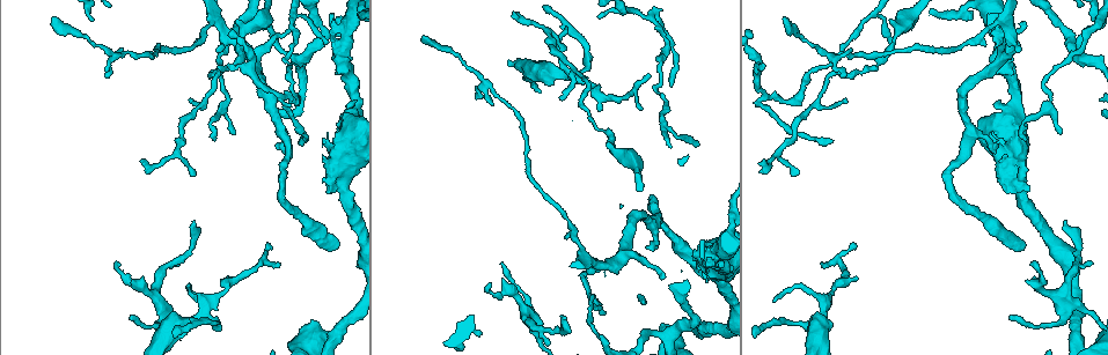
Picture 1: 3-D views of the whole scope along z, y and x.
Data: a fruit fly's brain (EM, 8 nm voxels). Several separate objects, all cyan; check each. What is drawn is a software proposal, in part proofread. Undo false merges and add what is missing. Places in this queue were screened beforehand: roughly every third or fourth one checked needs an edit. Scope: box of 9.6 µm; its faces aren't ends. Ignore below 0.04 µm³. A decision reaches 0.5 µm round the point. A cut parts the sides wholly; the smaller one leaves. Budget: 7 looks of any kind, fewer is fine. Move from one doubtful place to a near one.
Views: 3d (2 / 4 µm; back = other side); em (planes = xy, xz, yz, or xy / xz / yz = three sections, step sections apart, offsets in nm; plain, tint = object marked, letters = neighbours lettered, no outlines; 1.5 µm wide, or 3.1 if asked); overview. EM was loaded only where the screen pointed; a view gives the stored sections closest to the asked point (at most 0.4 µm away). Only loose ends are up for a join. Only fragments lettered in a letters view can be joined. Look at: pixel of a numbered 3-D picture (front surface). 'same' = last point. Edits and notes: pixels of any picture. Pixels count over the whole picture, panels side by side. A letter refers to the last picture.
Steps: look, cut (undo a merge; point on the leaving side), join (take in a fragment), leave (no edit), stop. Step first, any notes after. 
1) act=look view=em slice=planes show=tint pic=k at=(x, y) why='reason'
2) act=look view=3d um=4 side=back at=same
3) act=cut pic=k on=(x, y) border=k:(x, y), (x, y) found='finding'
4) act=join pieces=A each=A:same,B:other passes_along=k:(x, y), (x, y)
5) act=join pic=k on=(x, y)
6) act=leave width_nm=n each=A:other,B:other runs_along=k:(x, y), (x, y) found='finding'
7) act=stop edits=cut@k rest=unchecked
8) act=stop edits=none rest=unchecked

act=look view=3d um=4 pic=1 at=(1026, 139) why='thin end'

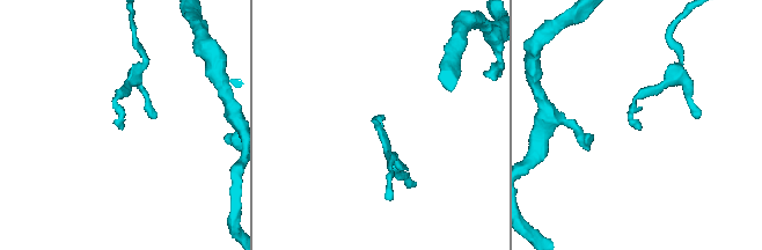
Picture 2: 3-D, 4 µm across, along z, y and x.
act=look view=em slice=planes show=letters pic=2 at=(123, 125) why='now the EM'

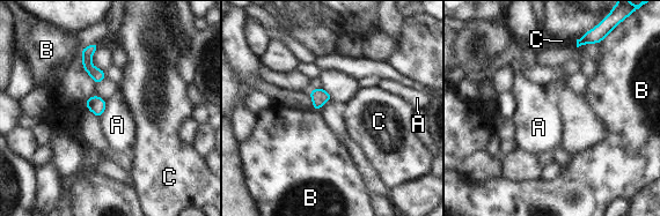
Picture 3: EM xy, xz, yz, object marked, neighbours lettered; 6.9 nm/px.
act=leave each=A:other,B:other,C:other border=3:(107, 103), (105, 110), (98, 117) found='none of them fits'

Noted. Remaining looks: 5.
act=look view=em slice=xz step=4 show=letters pic=1 at=(1065, 223) why='free end'

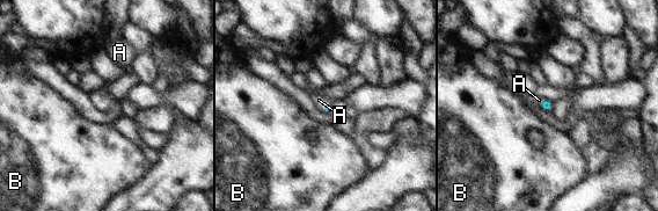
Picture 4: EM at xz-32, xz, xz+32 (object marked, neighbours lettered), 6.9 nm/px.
act=look view=em slice=xy step=4 show=letters at=same why='cut it another way'

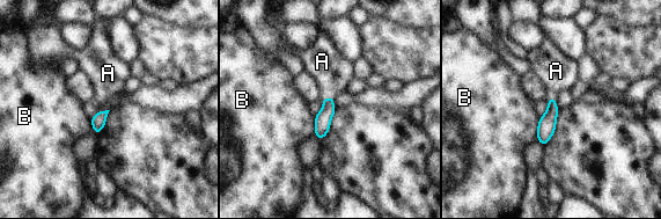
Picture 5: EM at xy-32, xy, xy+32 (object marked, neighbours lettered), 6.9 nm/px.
act=join pic=5 on=(322, 61) longest_contact=B:150nm each=A:same,B:other passes_along=5:(323, 118), (329, 96), (322, 61) found='the neuron continues'

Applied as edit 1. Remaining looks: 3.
act=look view=3d um=2 side=back pic=1 at=(217, 52)

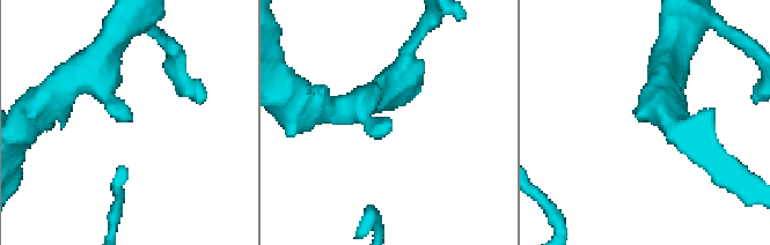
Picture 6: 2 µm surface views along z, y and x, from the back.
act=look view=em slice=planes show=letters pic=6 at=(388, 121) arm_widths_nm=240,260

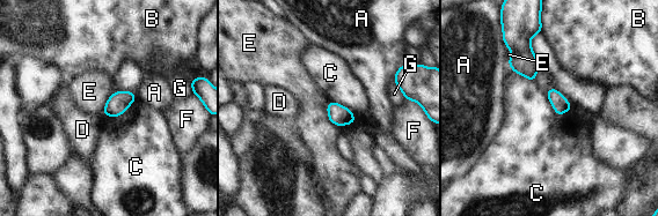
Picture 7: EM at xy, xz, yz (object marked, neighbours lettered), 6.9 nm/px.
act=leave longest_contact=C:220nm each=A:other,B:other,C:other,D:other,E:other,F:other,G:other found='none of them fits'

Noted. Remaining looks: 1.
act=stop edits=join@5 rest=unchecked

